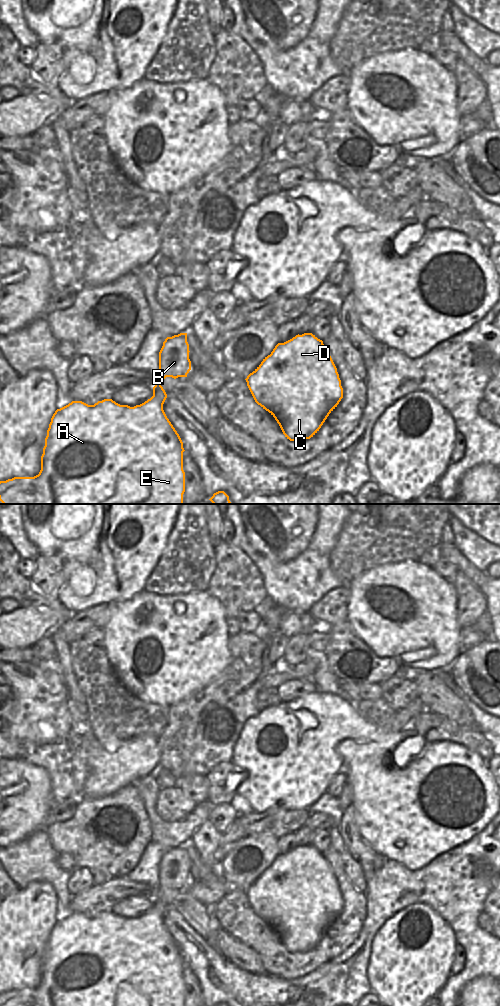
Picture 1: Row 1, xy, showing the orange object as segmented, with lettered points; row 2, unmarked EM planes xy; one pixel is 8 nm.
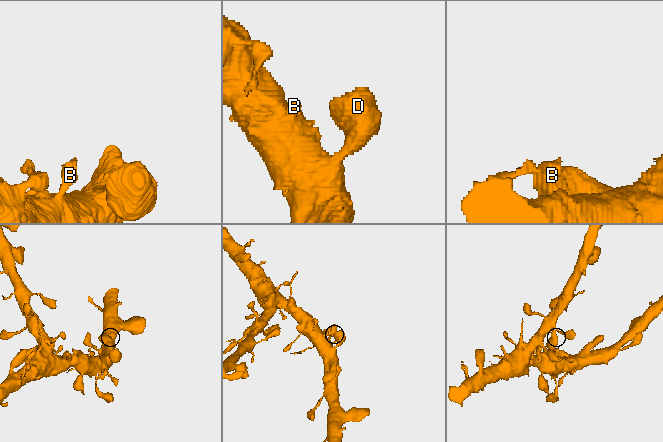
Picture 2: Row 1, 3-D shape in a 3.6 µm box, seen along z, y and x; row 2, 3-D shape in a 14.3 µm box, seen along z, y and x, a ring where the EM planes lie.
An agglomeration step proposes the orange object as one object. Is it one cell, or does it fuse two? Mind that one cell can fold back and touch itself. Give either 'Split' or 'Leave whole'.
Leave whole

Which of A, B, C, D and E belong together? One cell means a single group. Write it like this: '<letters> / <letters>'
A B C D E

